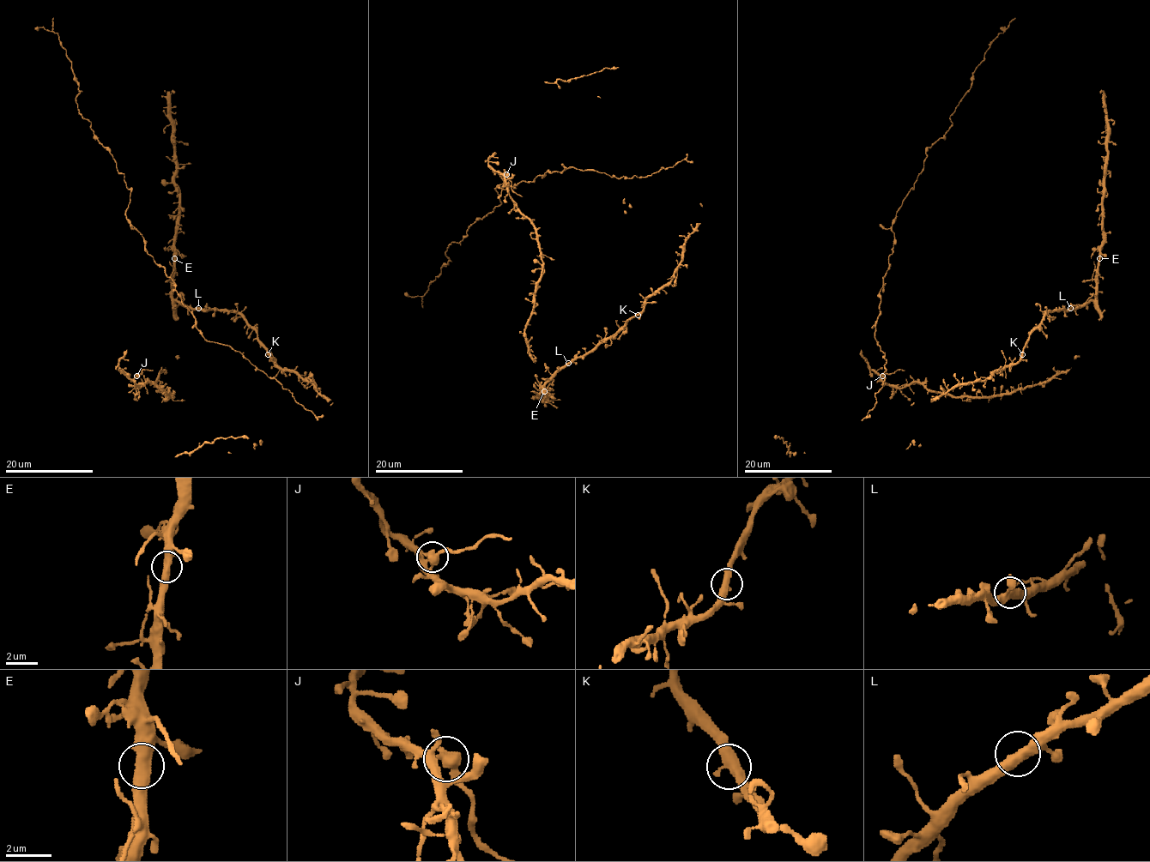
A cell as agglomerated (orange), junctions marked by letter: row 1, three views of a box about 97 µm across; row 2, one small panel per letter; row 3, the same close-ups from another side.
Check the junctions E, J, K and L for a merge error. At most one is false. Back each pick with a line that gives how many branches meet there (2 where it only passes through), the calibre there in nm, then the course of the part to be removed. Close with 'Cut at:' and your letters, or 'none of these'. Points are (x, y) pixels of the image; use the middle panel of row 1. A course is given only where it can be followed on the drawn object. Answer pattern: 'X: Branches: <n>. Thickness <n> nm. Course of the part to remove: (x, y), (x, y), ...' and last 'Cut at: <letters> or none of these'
J: Branches: 2. Thickness 440 nm. Course of the part to remove: (506, 175), (513, 190), (522, 196)
Cut at: J

